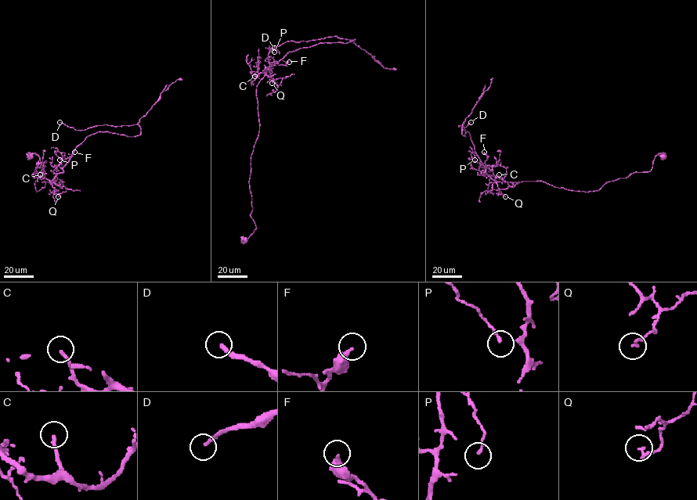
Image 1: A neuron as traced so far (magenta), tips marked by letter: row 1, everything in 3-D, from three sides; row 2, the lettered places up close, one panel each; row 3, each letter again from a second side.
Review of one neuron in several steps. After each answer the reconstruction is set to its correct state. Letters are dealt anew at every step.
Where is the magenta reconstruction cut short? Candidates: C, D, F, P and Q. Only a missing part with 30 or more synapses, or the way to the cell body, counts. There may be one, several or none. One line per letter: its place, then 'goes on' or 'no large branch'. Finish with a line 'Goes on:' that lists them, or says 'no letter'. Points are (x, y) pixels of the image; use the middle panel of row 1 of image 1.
C: place (254, 76); goes on
D: place (274, 48); goes on
F: place (289, 62); no large branch
P: place (274, 52); no large branch
Q: place (272, 83); no large branch
Goes on: C, D

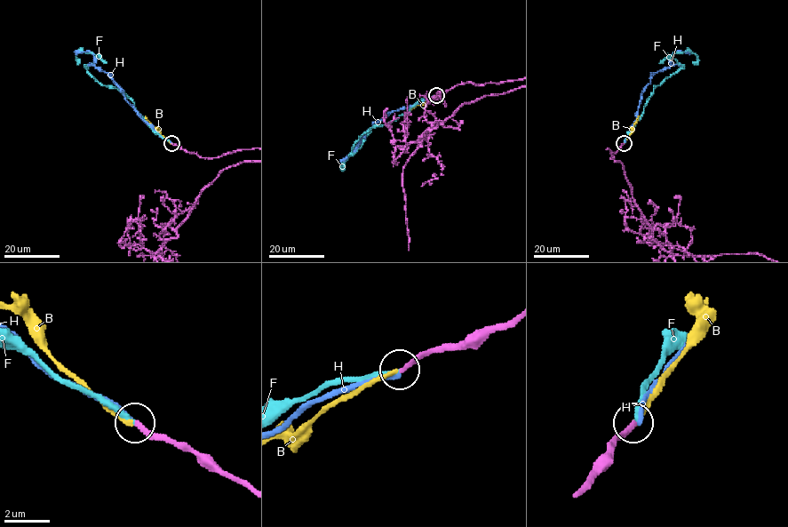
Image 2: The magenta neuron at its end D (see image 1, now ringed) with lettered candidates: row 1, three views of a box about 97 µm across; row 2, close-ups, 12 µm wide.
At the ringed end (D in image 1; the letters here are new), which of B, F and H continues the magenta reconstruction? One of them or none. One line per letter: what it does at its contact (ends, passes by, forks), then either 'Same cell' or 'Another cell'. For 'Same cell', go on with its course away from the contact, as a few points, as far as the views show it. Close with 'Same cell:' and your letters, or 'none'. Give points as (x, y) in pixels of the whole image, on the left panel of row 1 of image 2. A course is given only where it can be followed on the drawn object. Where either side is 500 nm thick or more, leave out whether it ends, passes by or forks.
B: It ends there. Another cell
F: It ends there. Same cell. Its course: (171, 142), (155, 133), (126, 96), (99, 83), (87, 71), (97, 59), (94, 54), (78, 51), (78, 61)
H: It ends there. Another cell
Same cell: F

